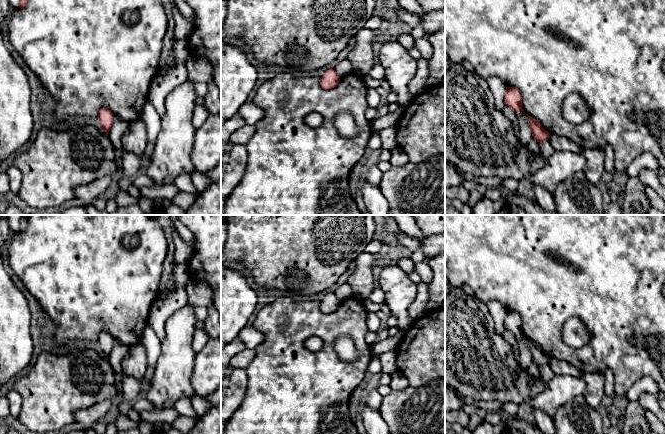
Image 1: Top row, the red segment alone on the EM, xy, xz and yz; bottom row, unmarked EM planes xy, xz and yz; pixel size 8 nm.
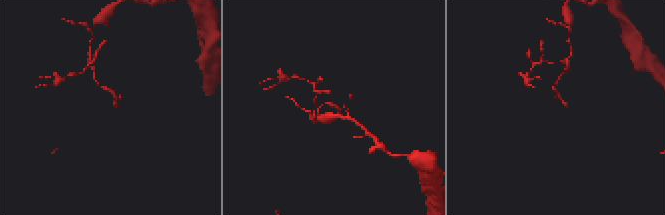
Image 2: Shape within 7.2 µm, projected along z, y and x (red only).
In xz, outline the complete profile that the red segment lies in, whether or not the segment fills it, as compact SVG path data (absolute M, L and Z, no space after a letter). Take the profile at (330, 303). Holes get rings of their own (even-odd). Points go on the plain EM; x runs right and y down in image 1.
M328 293L324 296L320 302L320 309L323 313L329 314L337 310L340 305L340 301L334 293Z

